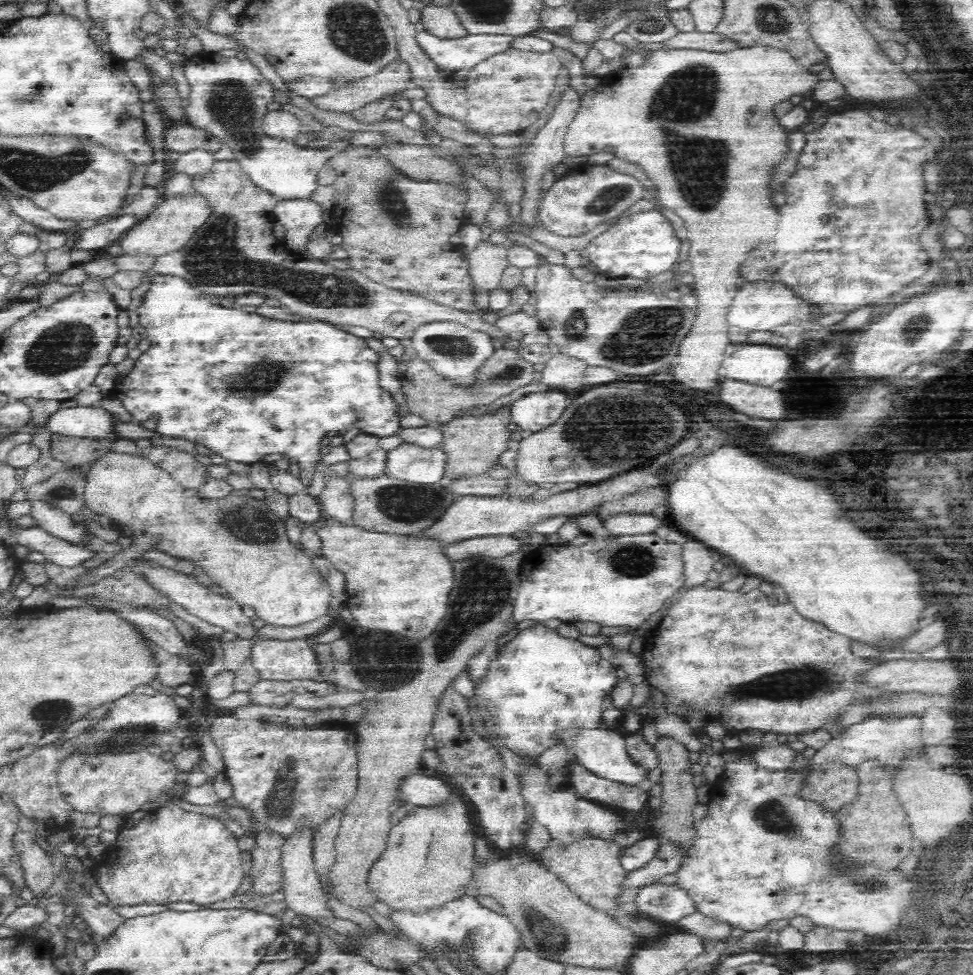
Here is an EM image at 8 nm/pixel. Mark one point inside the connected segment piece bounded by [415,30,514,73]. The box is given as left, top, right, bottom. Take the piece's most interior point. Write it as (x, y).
(450, 55)

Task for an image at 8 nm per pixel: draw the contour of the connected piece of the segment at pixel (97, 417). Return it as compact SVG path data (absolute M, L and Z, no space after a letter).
M76 406L57 410L46 419L43 430L65 437L83 439L112 440L117 437L113 434L112 415L101 406Z

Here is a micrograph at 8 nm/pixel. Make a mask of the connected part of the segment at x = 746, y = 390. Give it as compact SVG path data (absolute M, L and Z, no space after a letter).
M724 379L720 396L724 404L744 416L762 420L784 420L788 416L784 396L772 388Z

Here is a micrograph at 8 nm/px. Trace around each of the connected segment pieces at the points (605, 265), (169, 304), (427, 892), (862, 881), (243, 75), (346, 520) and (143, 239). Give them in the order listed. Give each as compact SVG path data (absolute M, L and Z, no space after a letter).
M658 210L630 213L612 223L587 246L590 267L599 274L612 278L631 276L638 280L655 277L676 264L680 239L676 236L669 220Z
M154 275L150 278L149 288L141 298L140 306L136 308L136 312L140 317L138 326L145 328L146 332L148 332L150 350L146 350L136 360L136 364L134 364L130 374L118 377L108 397L118 400L124 406L124 410L132 414L132 422L143 425L156 424L158 422L156 428L152 428L152 430L162 437L184 438L188 442L194 442L195 445L205 446L210 452L214 452L216 456L221 456L227 461L248 465L252 465L254 462L262 462L270 454L280 454L288 458L294 457L298 461L297 464L302 467L302 478L300 478L300 481L304 483L304 488L308 488L316 473L318 462L322 457L321 440L331 430L343 433L356 428L360 433L384 438L395 435L396 431L401 427L399 422L402 416L398 413L397 404L392 396L379 385L378 354L369 348L365 340L357 338L345 330L338 330L338 328L334 328L330 324L324 324L324 322L268 320L268 318L262 318L258 314L246 314L242 310L223 308L218 304L212 304L210 296L206 296L204 291L192 286L184 278L170 275Z
M455 793L455 798L444 807L412 807L408 811L408 814L392 827L389 833L389 838L385 846L384 852L380 854L380 858L370 868L370 872L367 877L368 888L374 893L374 896L378 900L385 902L391 909L394 910L411 910L411 911L429 911L433 908L442 906L444 903L450 902L452 899L456 899L459 896L465 894L466 885L472 877L473 862L475 857L474 842L476 837L472 829L471 818L468 817L468 810L461 798Z
M752 756L736 758L732 762L724 762L724 768L720 771L720 776L710 786L710 798L708 798L708 810L706 816L696 822L696 841L692 844L691 858L683 869L678 870L673 878L676 879L676 885L683 890L688 898L692 900L695 910L700 914L728 924L732 929L739 929L743 932L758 931L768 927L772 920L786 920L793 916L808 916L813 922L814 927L825 927L836 931L864 932L864 934L886 934L888 930L894 930L900 922L900 916L904 916L904 910L908 908L912 900L912 890L914 882L908 882L902 874L886 874L878 868L832 868L828 862L828 848L830 844L836 842L838 838L838 825L834 814L829 813L822 807L822 804L815 802L814 799L804 799L801 791L805 788L807 782L806 774L800 770L785 768L784 770L768 770L758 766Z
M219 54L199 56L188 59L184 65L184 76L189 84L188 106L185 108L186 124L206 131L216 137L222 144L233 150L234 160L243 166L243 171L250 180L260 188L267 190L278 202L291 200L308 200L318 188L318 173L330 157L346 151L351 146L350 139L330 142L326 148L307 149L288 140L266 136L261 129L262 118L268 114L268 104L275 100L274 87L253 65L249 59L220 57Z
M336 475L334 478L328 478L322 493L316 498L316 502L318 509L322 509L330 515L332 523L353 524L351 515L353 498L344 477Z
M190 190L188 194L160 202L148 217L133 226L118 244L122 246L126 255L142 254L146 257L158 258L186 246L194 233L209 219L210 214L211 208L206 199L195 190Z

